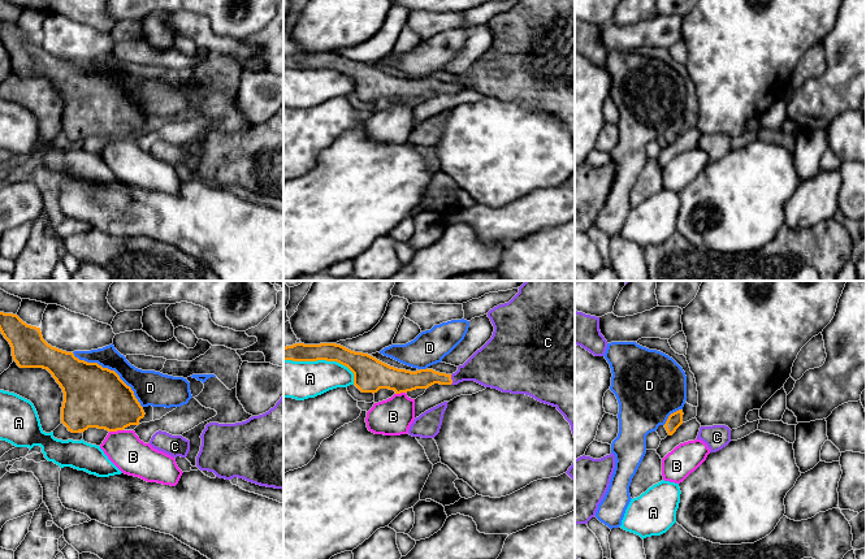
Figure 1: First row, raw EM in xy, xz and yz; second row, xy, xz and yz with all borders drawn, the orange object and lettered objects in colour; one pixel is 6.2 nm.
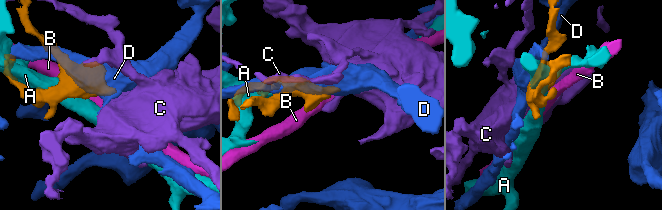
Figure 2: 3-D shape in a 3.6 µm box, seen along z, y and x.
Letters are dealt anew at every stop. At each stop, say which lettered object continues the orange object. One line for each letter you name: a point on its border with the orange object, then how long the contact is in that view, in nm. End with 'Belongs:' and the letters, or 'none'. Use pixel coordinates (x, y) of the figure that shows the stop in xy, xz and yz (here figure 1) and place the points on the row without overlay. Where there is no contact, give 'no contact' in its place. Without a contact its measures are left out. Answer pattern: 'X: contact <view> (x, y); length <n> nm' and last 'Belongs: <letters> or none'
C: contact xz (451, 89); length 60 nm
Belongs: C

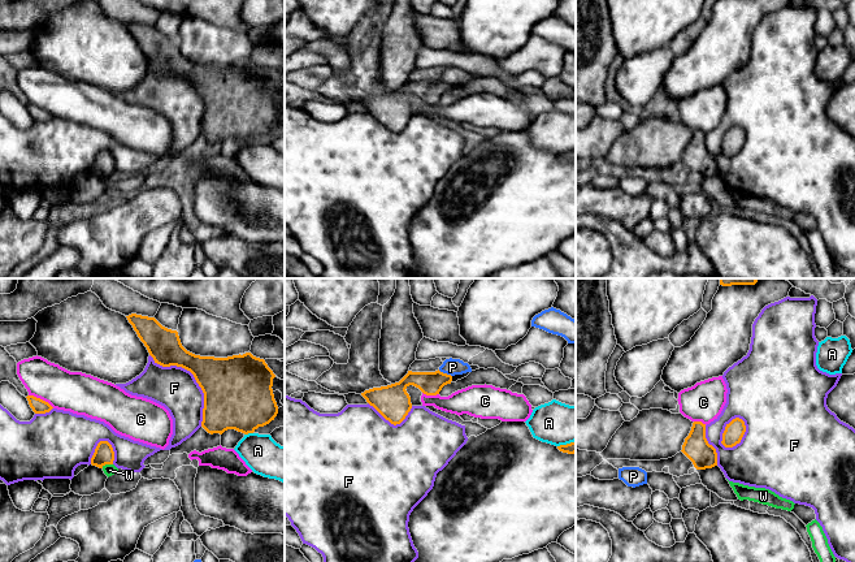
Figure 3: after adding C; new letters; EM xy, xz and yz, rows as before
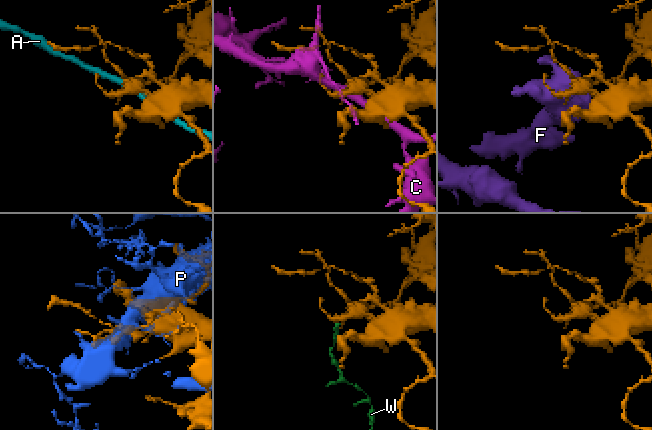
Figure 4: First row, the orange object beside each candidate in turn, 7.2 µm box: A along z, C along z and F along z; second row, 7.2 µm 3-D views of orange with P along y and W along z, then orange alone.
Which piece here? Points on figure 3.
Belongs: none

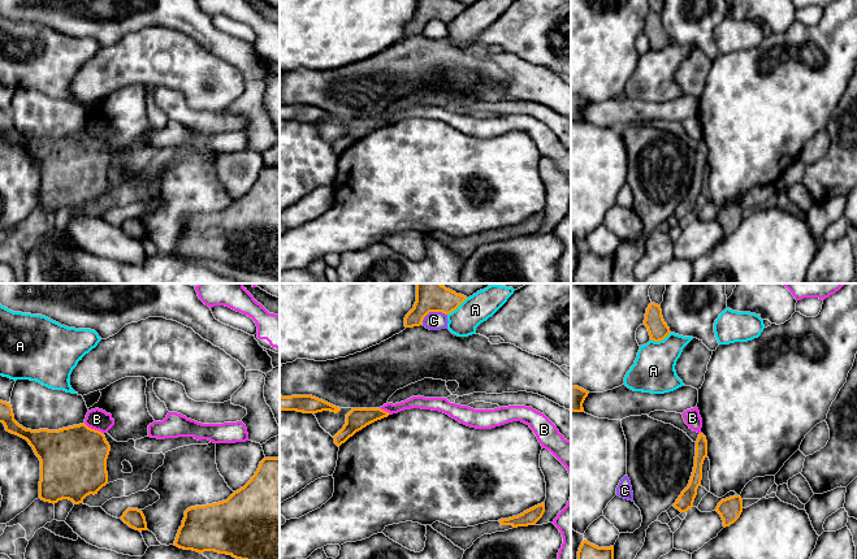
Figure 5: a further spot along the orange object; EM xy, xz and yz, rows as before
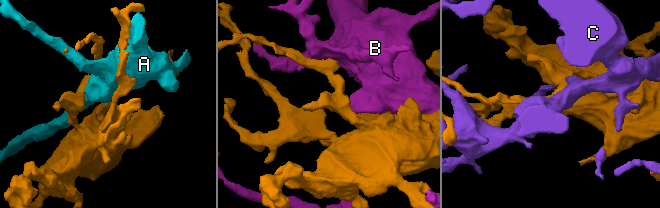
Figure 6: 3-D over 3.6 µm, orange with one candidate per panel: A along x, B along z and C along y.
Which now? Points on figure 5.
Belongs: none

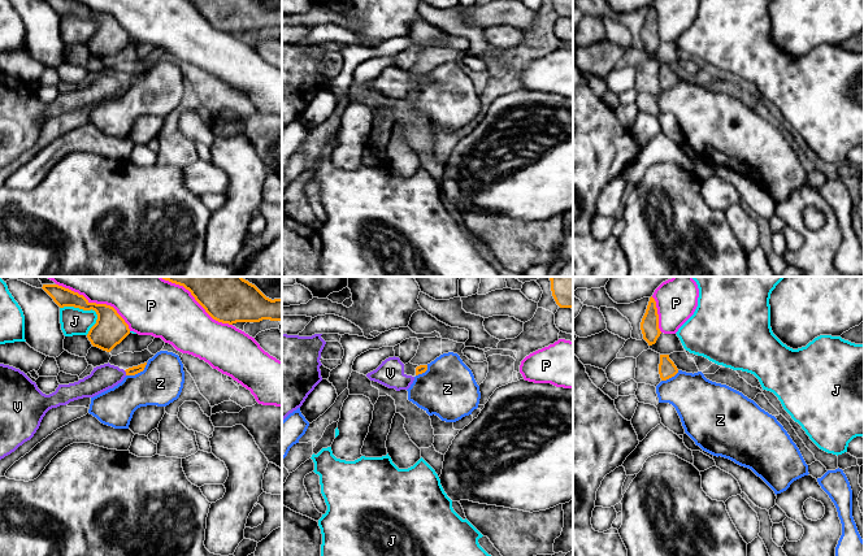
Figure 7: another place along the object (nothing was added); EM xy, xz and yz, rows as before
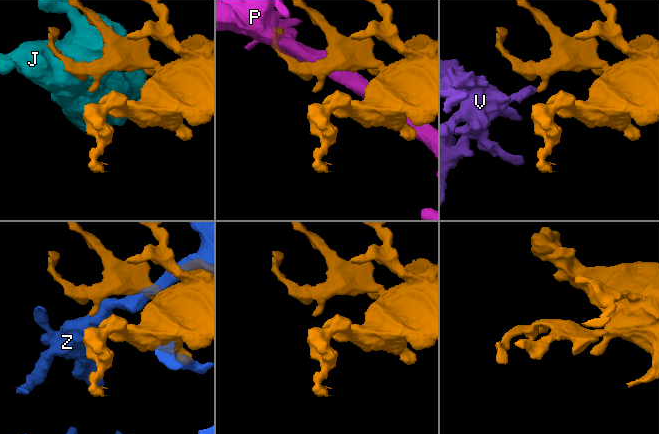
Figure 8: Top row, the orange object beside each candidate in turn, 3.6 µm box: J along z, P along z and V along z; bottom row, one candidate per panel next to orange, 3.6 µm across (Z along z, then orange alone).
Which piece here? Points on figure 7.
V: contact xy (126, 82); length 40 nm
Belongs: V

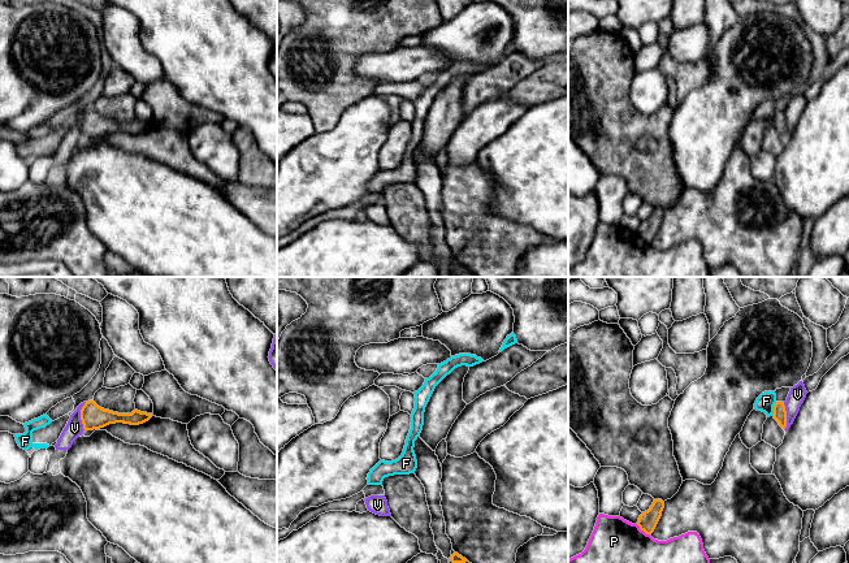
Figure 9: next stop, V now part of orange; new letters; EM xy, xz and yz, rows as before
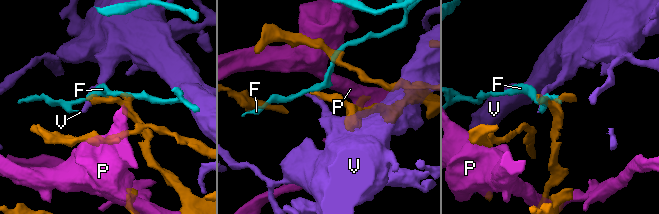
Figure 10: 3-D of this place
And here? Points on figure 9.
Belongs: none

